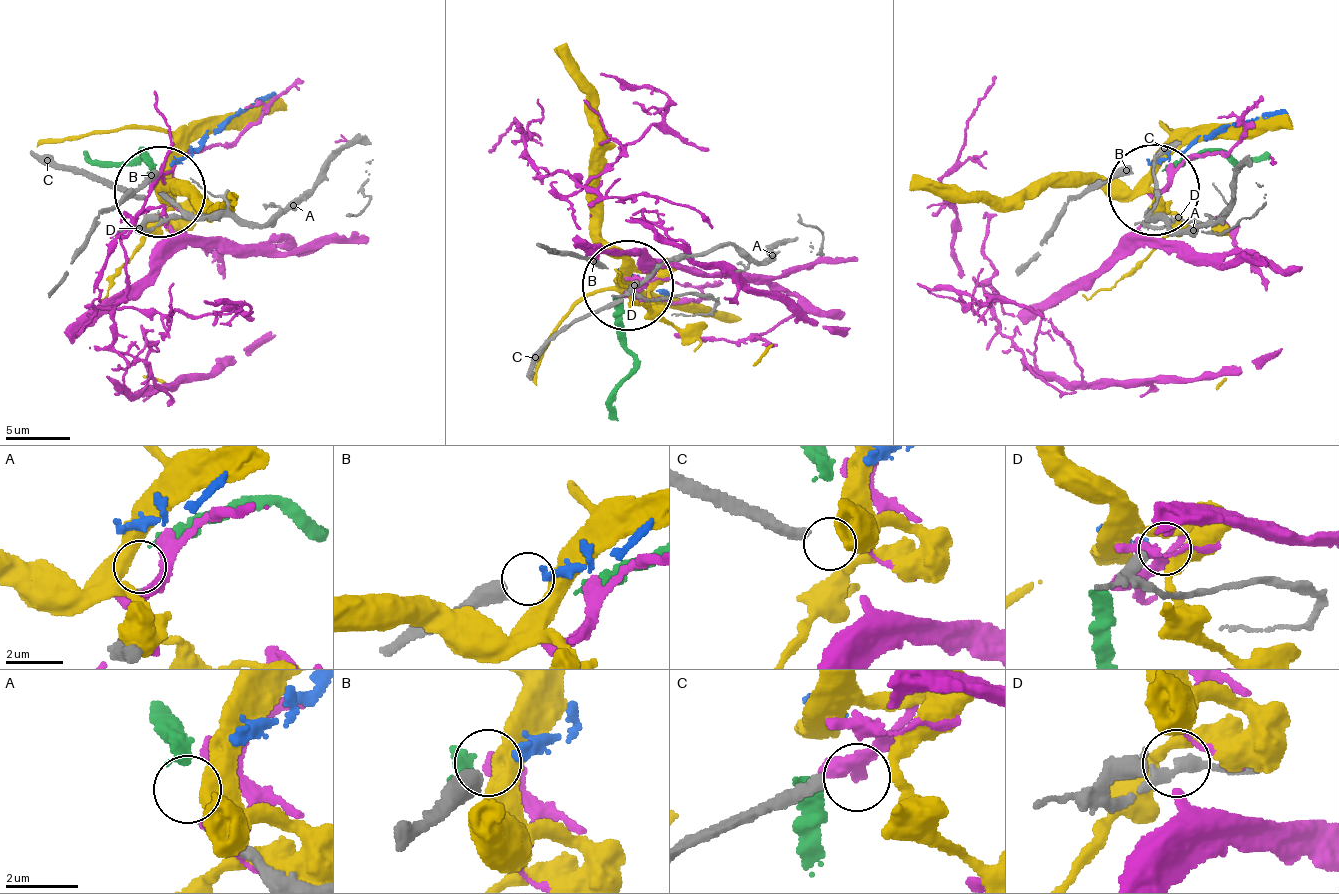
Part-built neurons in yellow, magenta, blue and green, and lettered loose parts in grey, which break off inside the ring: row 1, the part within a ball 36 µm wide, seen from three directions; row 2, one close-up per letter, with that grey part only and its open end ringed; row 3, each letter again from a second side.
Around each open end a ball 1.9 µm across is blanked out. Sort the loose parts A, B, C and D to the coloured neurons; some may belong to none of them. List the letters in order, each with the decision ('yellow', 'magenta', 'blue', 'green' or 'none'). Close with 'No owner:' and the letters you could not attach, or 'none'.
A: green
B: blue
C: none
D: none
No owner: C, D

